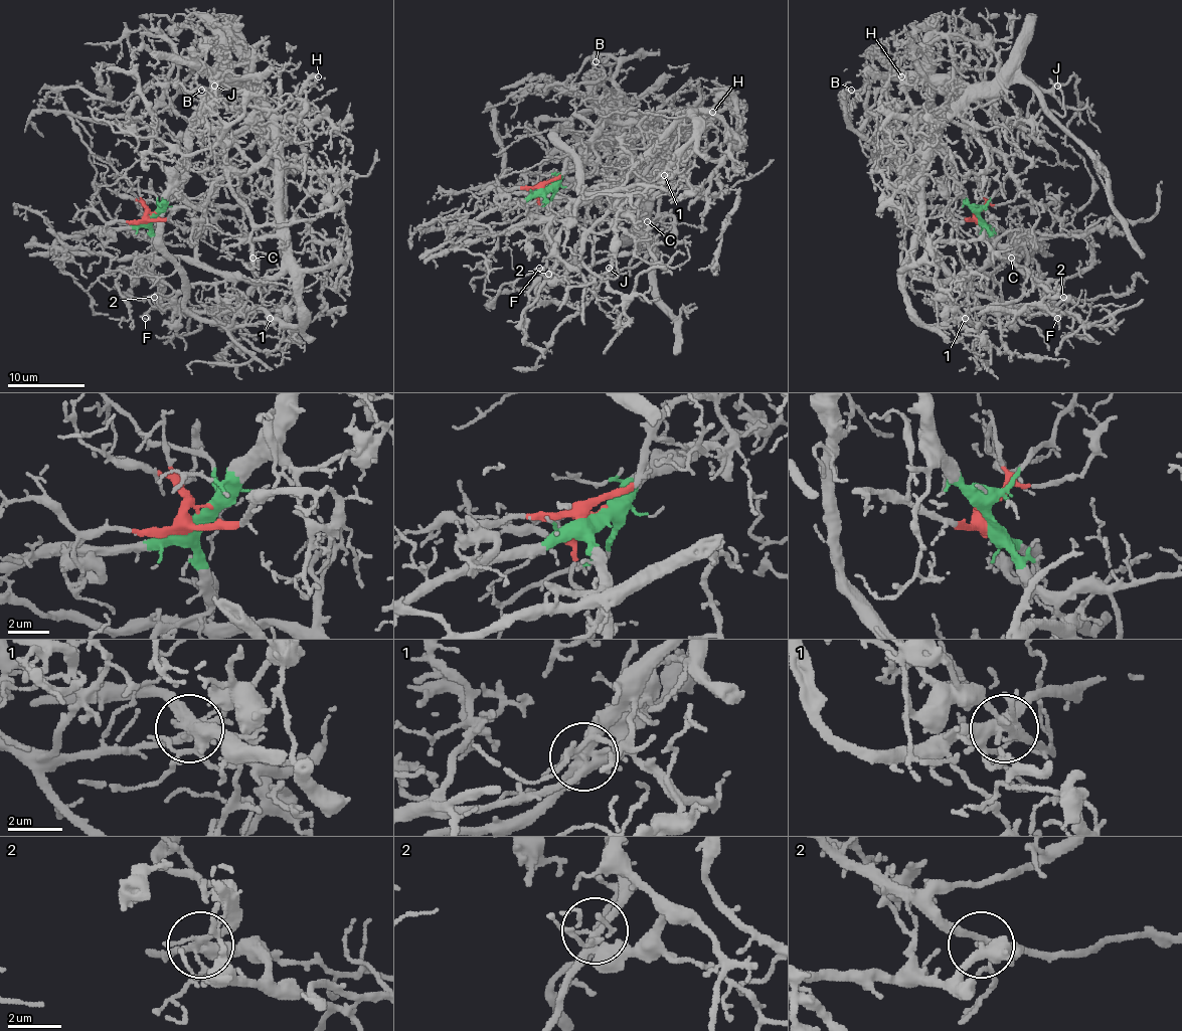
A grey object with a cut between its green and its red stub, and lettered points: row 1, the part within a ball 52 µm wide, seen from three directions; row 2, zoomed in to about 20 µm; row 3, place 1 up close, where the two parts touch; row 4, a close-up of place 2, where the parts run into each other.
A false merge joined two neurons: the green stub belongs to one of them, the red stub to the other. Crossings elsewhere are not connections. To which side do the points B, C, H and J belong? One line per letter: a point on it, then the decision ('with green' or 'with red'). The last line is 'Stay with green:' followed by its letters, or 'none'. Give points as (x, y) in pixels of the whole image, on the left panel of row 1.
B: (201, 90) | with red
C: (252, 258) | with red
H: (318, 76) | with red
J: (214, 86) | with red
Stay with green: none

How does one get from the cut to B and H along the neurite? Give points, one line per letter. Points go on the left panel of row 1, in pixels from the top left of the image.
B: (150, 215), (198, 208), (272, 152), (252, 92), (225, 74), (214, 98), (202, 90)
H: (150, 215), (198, 208), (217, 181), (248, 175), (318, 76)

